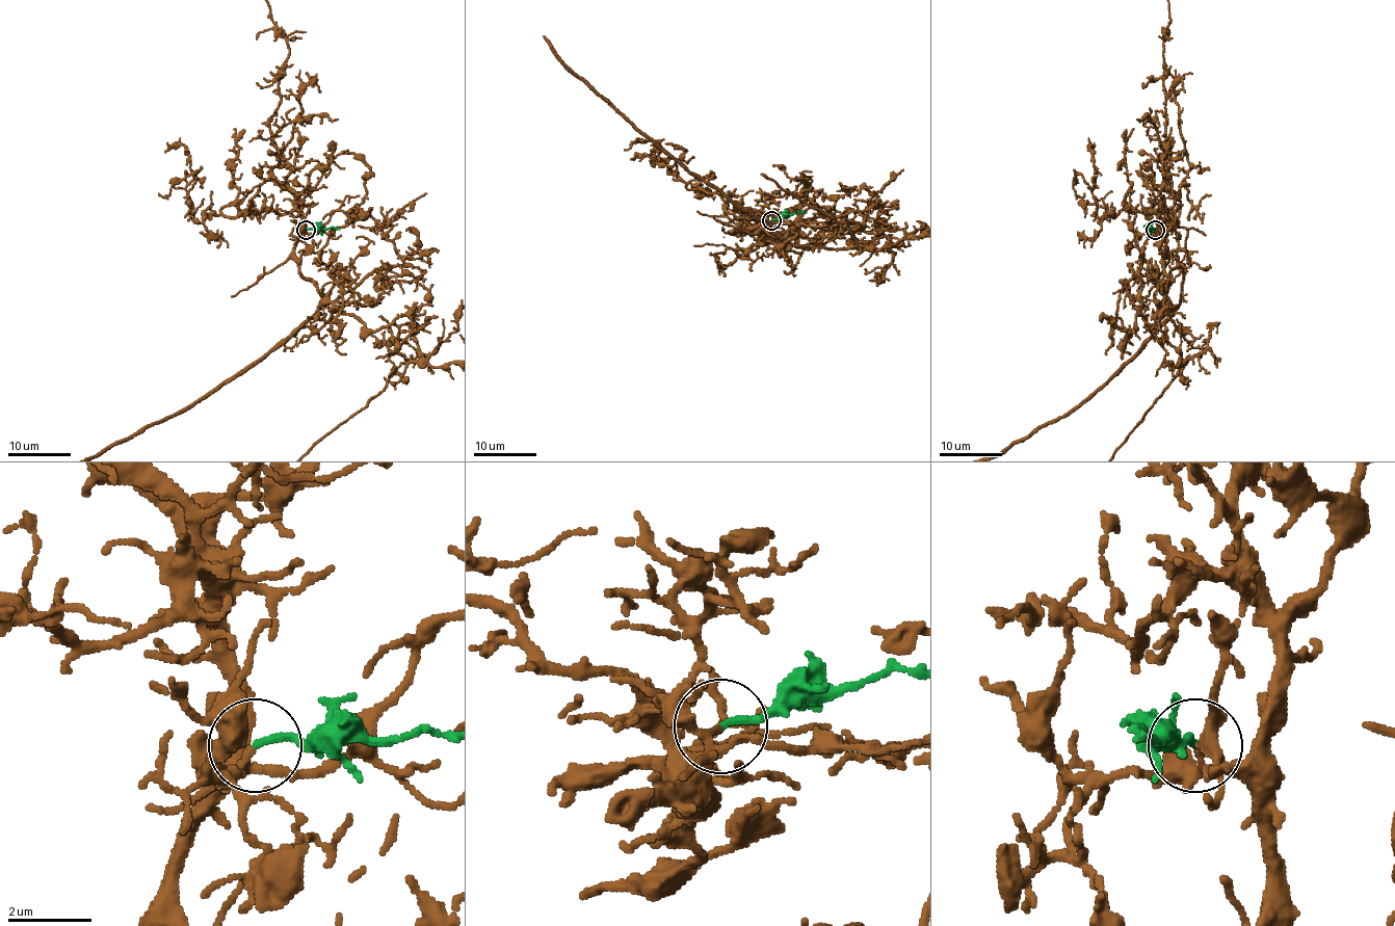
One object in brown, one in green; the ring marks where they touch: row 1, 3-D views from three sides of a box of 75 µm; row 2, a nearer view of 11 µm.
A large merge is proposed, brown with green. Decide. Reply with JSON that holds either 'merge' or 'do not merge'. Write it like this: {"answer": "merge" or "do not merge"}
{"answer": "merge"}

